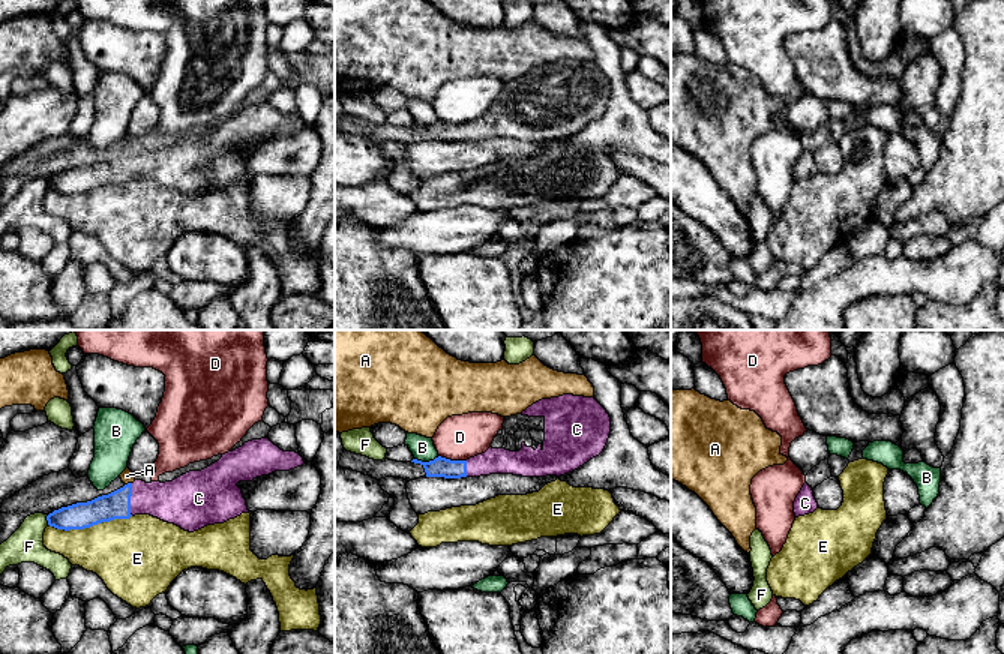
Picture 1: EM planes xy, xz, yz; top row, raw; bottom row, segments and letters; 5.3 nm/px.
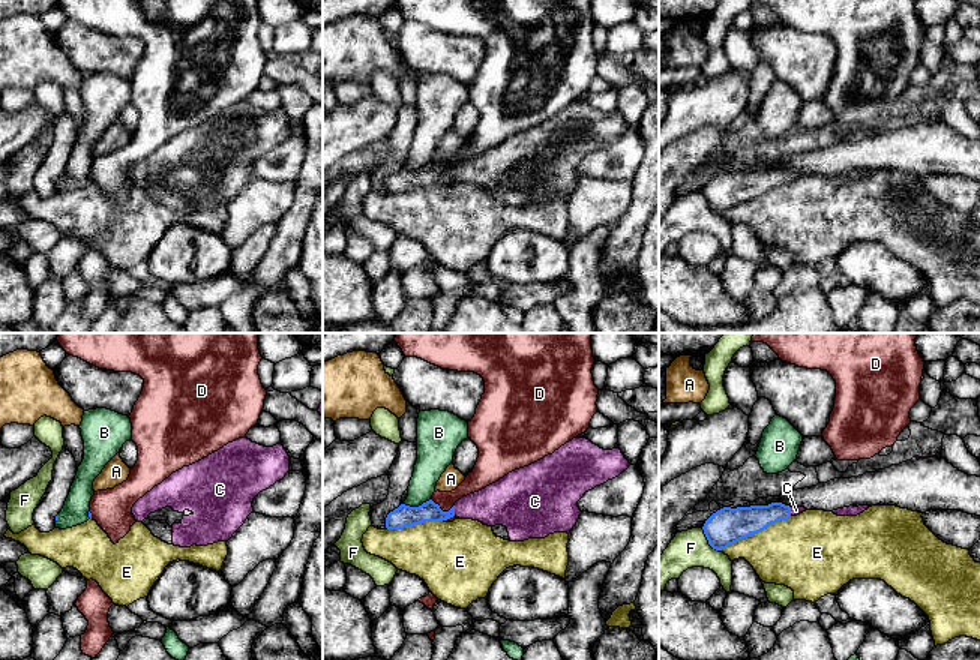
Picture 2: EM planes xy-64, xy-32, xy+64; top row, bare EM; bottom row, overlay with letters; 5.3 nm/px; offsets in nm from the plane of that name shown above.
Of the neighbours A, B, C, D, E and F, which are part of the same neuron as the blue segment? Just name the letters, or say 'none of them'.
C

